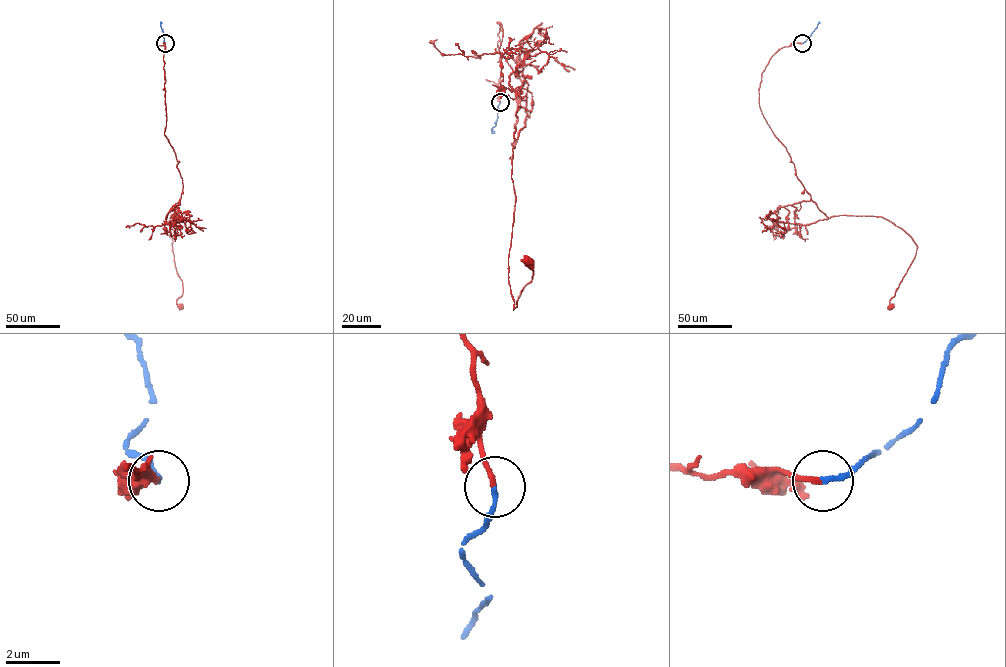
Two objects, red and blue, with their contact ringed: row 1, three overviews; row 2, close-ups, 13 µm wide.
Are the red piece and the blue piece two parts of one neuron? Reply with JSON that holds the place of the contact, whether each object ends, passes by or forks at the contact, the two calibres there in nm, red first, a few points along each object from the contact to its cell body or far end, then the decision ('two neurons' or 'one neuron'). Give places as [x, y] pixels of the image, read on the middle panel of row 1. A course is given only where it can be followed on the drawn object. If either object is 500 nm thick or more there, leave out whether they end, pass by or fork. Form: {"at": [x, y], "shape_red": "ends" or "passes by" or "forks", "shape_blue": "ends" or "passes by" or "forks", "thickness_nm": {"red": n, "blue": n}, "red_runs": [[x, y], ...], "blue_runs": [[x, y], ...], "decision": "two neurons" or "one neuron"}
{"at": [500, 102], "shape_red": "ends", "shape_blue": "ends", "thickness_nm": {"red": 150, "blue": 180}, "red_runs": [[500, 102], [499, 23], [499, 51], [533, 103], [512, 144], [513, 309], [532, 279], [521, 259], [528, 260]], "blue_runs": [[500, 102], [496, 124], [492, 128], [495, 133]], "decision": "one neuron"}

